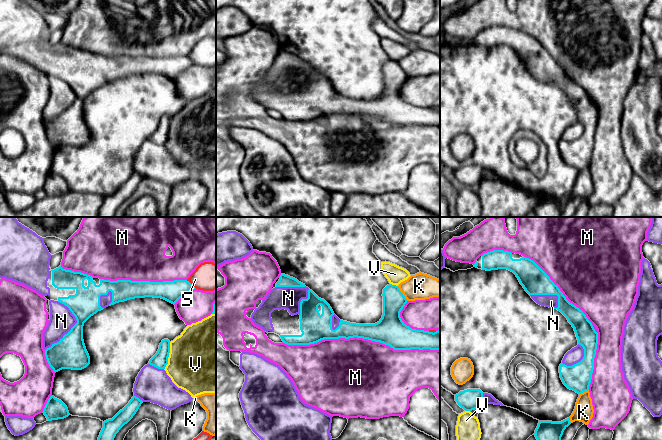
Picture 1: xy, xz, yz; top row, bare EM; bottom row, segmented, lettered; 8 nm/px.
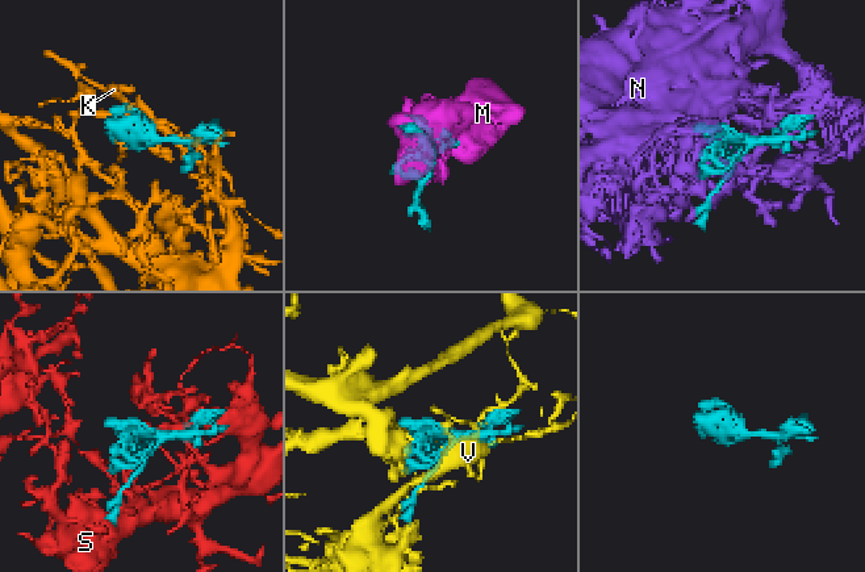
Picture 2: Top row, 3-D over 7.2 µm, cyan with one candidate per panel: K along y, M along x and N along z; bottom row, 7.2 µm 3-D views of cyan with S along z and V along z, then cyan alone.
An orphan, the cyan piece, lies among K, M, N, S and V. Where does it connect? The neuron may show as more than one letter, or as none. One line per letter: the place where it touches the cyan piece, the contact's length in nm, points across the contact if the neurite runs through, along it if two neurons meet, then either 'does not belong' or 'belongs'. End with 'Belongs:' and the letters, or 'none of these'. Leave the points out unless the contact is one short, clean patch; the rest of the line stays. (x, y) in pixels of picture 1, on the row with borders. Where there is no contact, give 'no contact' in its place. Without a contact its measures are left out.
K: contact xz (402, 293); length 150 nm; does not belong
M: contact xz (361, 337); length 1250 nm; does not belong
N: contact xy (72, 327); length 420 nm; belongs
S: contact xy (190, 283); length 100 nm; does not belong
V: contact xy (168, 356); length 220 nm; does not belong
Belongs: N

